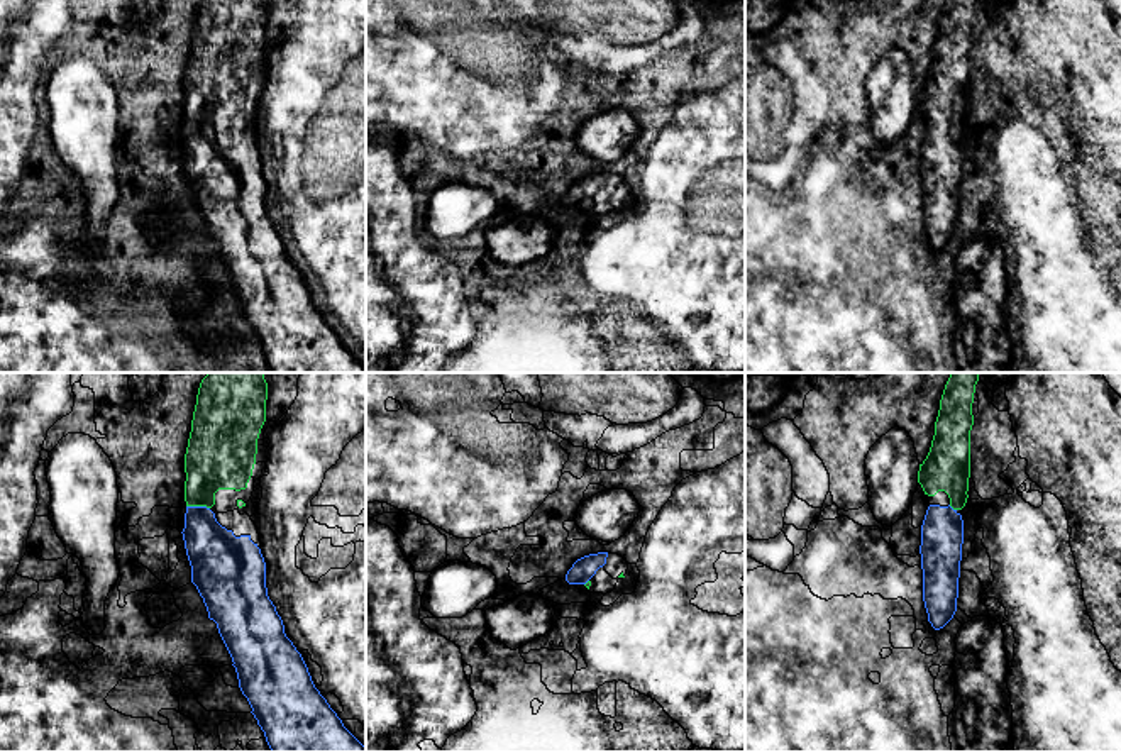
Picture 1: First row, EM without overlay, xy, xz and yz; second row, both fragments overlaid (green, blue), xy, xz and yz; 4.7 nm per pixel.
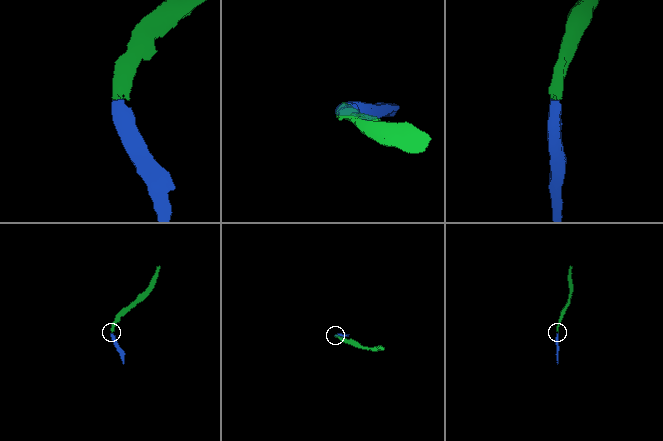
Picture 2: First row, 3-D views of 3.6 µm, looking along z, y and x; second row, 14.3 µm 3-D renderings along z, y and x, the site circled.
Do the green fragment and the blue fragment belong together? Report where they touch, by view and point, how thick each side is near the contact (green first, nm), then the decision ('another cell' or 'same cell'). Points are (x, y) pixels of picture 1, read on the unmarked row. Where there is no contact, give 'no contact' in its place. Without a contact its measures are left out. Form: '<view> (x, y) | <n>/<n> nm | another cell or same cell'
xy (198, 126) | 300/260 nm | same cell

